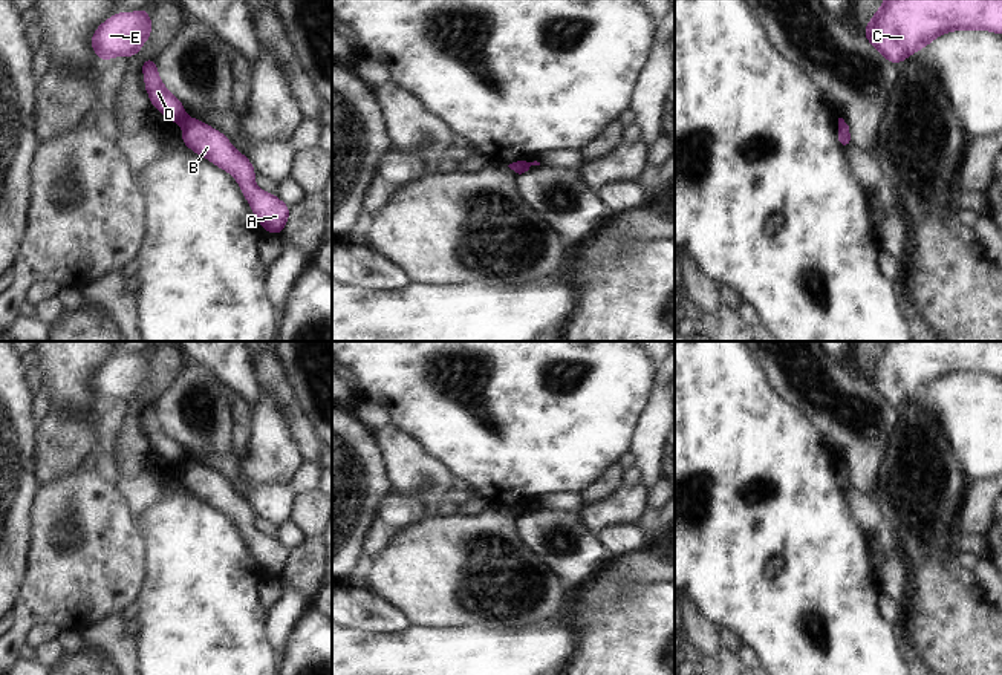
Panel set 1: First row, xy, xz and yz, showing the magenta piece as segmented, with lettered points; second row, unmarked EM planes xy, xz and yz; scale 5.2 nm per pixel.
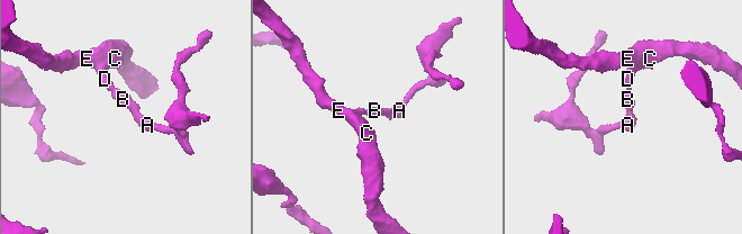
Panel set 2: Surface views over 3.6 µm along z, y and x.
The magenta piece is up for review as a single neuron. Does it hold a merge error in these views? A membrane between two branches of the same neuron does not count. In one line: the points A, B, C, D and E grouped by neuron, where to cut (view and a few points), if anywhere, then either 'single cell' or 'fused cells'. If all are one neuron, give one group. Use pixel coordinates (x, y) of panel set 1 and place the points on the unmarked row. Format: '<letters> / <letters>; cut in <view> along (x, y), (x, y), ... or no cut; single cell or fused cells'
A B / C D E; cut in xy along (187, 461), (182, 466); fused cells

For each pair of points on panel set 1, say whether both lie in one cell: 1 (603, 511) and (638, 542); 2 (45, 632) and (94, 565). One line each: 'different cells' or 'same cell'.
1: different cells
2: different cells

